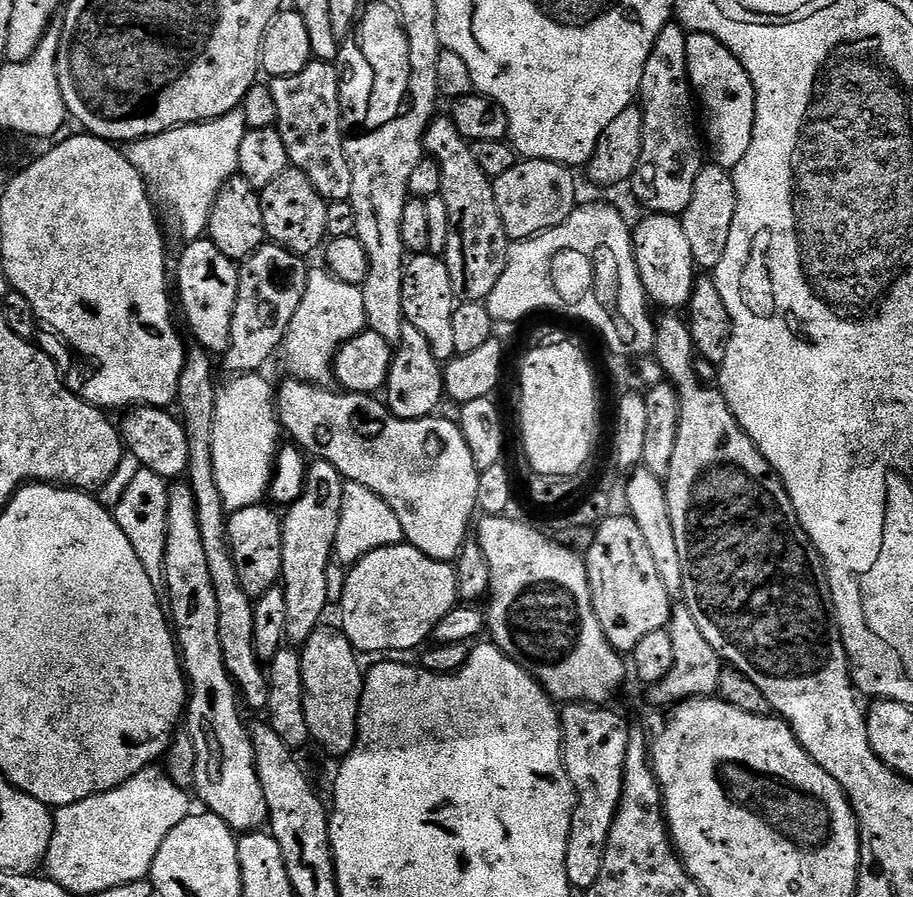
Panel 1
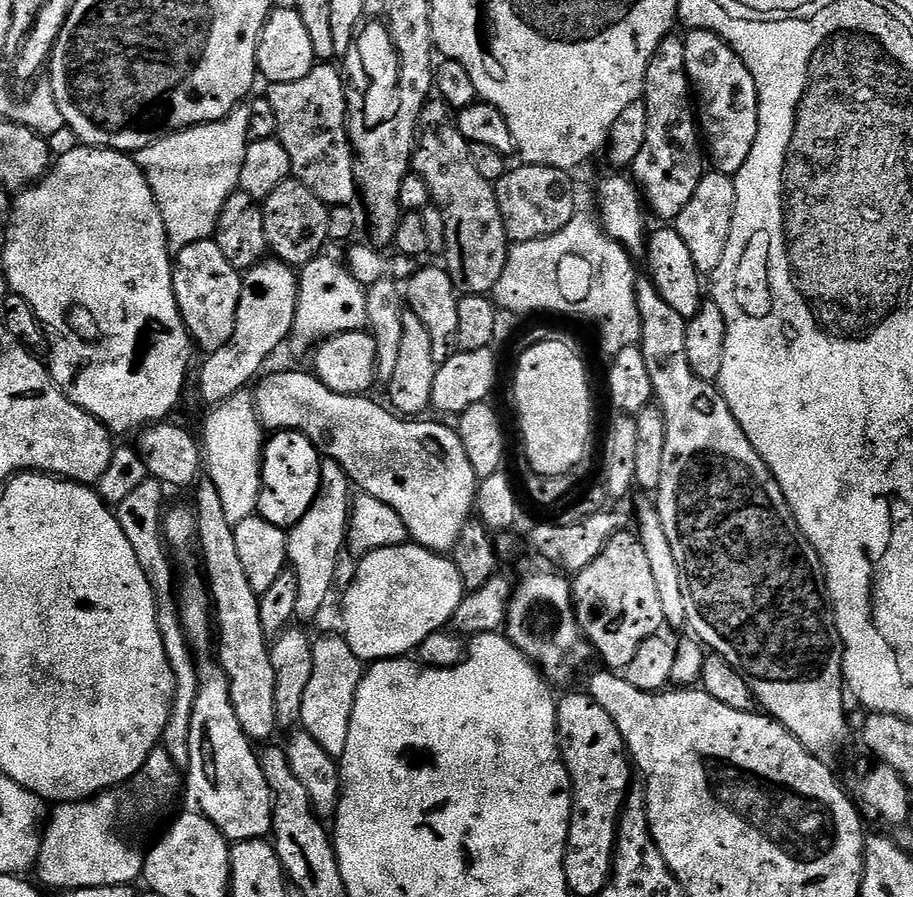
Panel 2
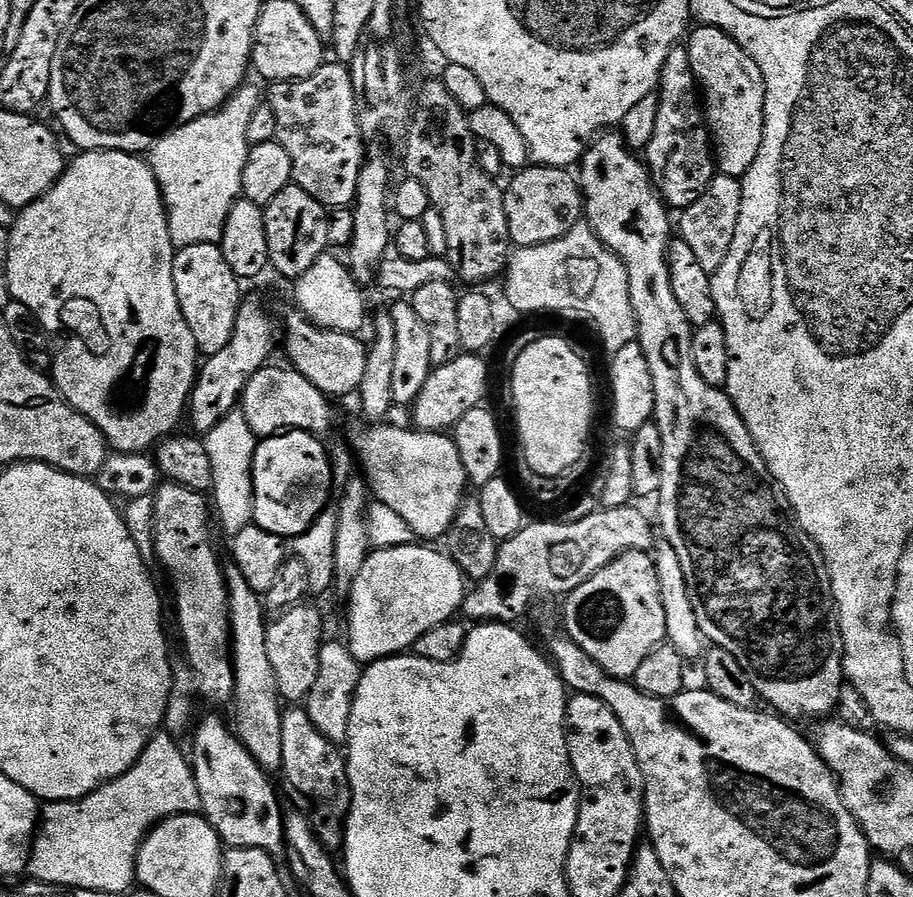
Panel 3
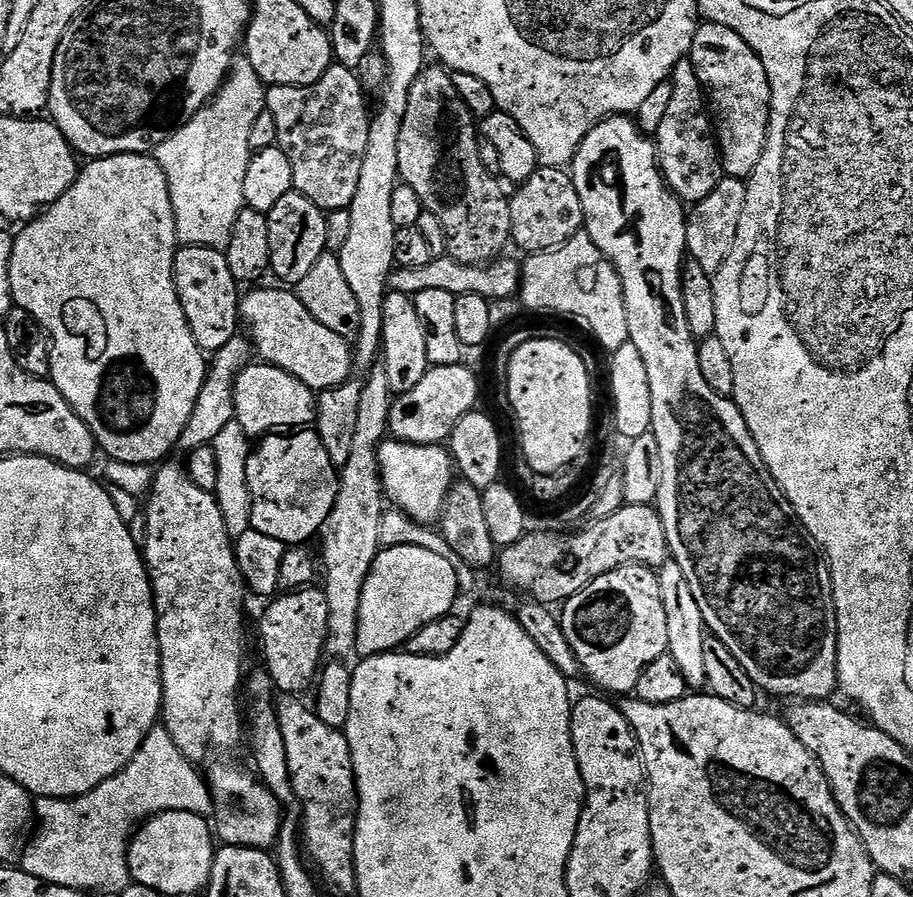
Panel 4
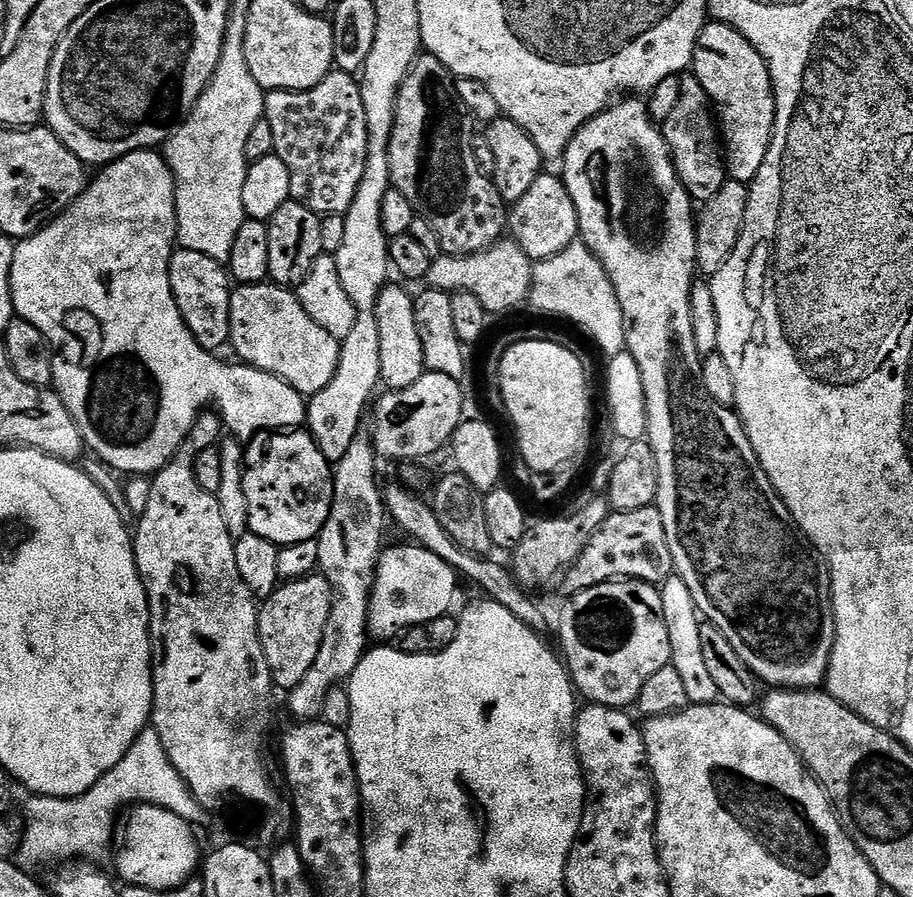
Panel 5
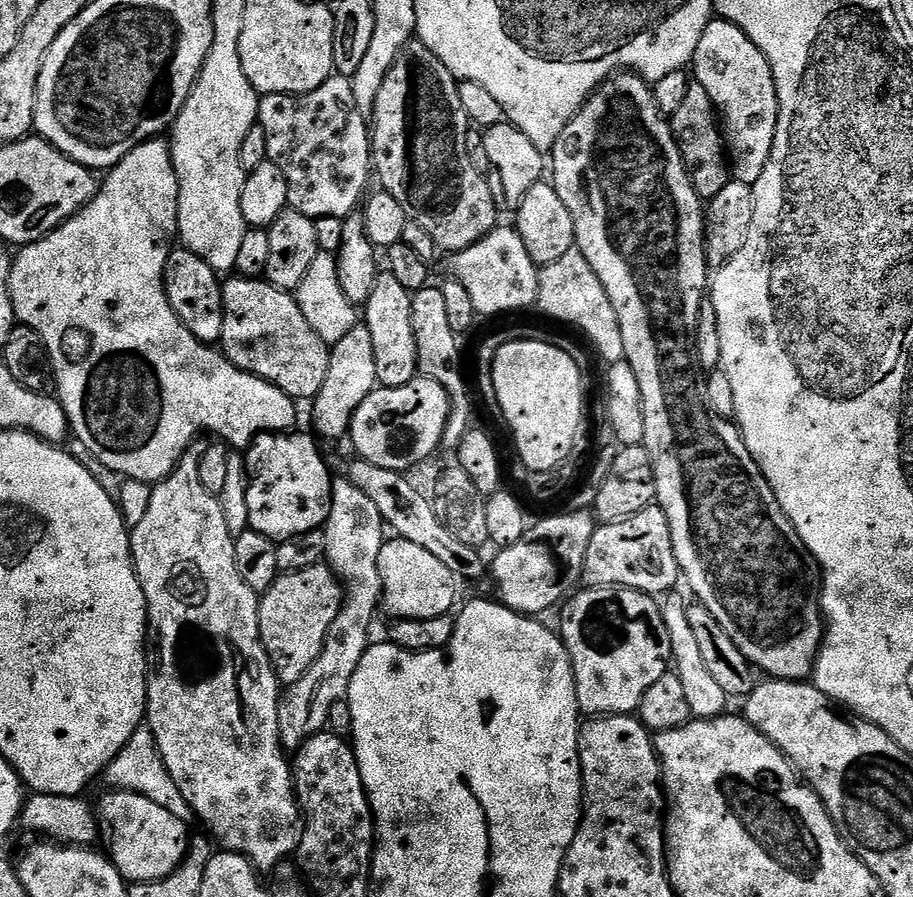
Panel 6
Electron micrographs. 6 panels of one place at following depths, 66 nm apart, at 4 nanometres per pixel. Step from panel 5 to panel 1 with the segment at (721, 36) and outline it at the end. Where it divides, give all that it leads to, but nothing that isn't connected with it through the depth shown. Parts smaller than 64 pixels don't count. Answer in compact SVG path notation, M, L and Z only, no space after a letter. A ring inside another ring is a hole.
M693 32L686 42L688 81L692 83L692 94L702 117L702 136L710 153L711 163L720 168L734 170L746 150L750 150L750 138L754 134L756 113L756 91L752 76L746 74L742 62L730 54L718 38L705 32Z

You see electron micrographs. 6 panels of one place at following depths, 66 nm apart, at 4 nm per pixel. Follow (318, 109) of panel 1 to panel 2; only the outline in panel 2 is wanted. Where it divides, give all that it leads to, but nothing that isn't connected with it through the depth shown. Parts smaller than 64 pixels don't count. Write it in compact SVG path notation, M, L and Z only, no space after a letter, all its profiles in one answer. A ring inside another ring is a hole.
M320 62L306 74L306 78L298 78L298 82L282 82L273 84L266 92L270 106L274 106L274 115L278 118L278 130L275 139L286 146L286 154L290 154L292 176L310 194L317 196L323 204L337 208L343 204L351 205L358 196L356 187L356 158L352 143L348 137L348 99L346 98L346 80L335 68L335 63Z

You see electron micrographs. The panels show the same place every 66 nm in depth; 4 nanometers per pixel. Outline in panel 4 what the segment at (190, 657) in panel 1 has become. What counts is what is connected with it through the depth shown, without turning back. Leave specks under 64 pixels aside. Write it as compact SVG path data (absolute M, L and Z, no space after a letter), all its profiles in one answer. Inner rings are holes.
M216 764L206 779L212 789L212 811L214 832L221 845L230 848L271 849L279 837L282 827L282 811L274 794L260 777L251 771L243 772L232 764ZM216 820L216 824L215 824Z

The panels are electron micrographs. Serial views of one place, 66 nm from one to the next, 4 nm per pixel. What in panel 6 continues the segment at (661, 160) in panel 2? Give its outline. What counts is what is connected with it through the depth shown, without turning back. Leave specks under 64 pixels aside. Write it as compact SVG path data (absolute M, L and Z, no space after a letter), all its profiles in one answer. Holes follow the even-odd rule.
M689 83L686 96L679 103L678 110L670 114L670 123L694 190L700 195L701 201L712 200L714 194L718 194L718 190L722 190L722 186L729 182L730 160L726 155L726 141L718 127L718 113L710 94L706 94L700 84Z

